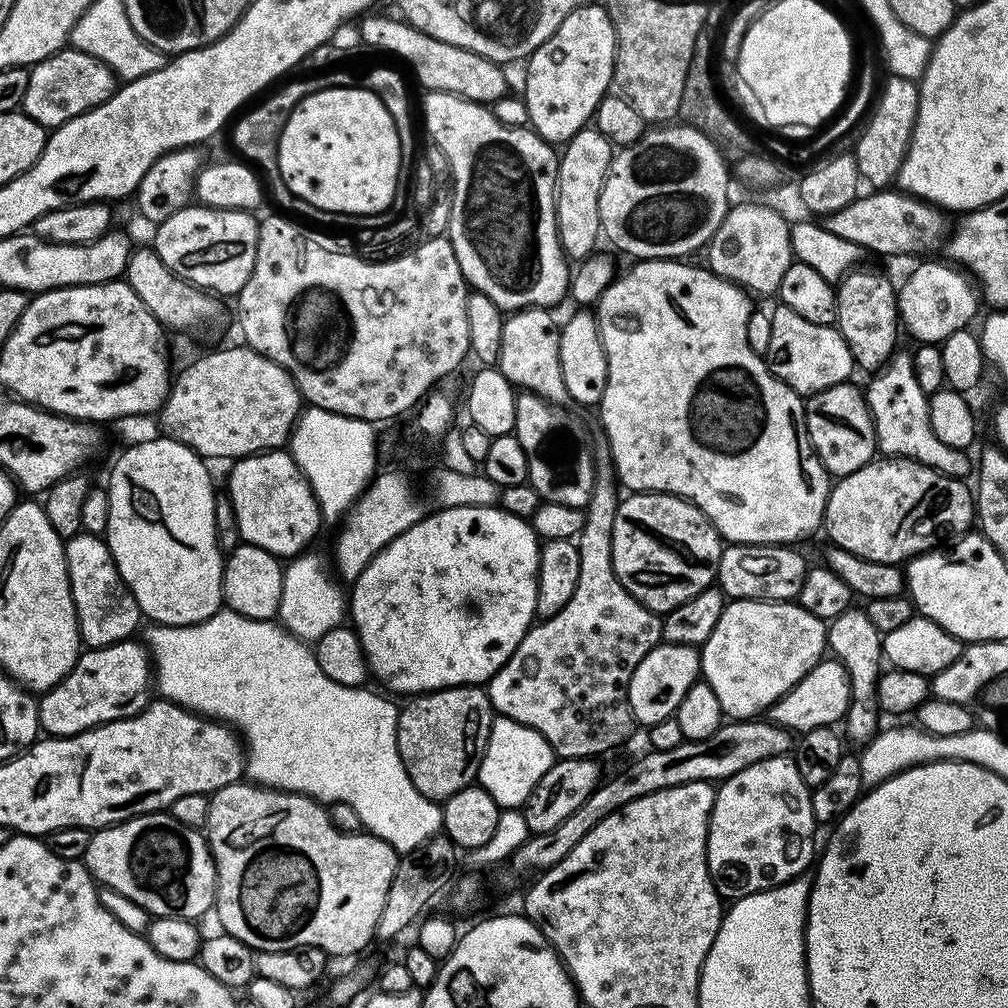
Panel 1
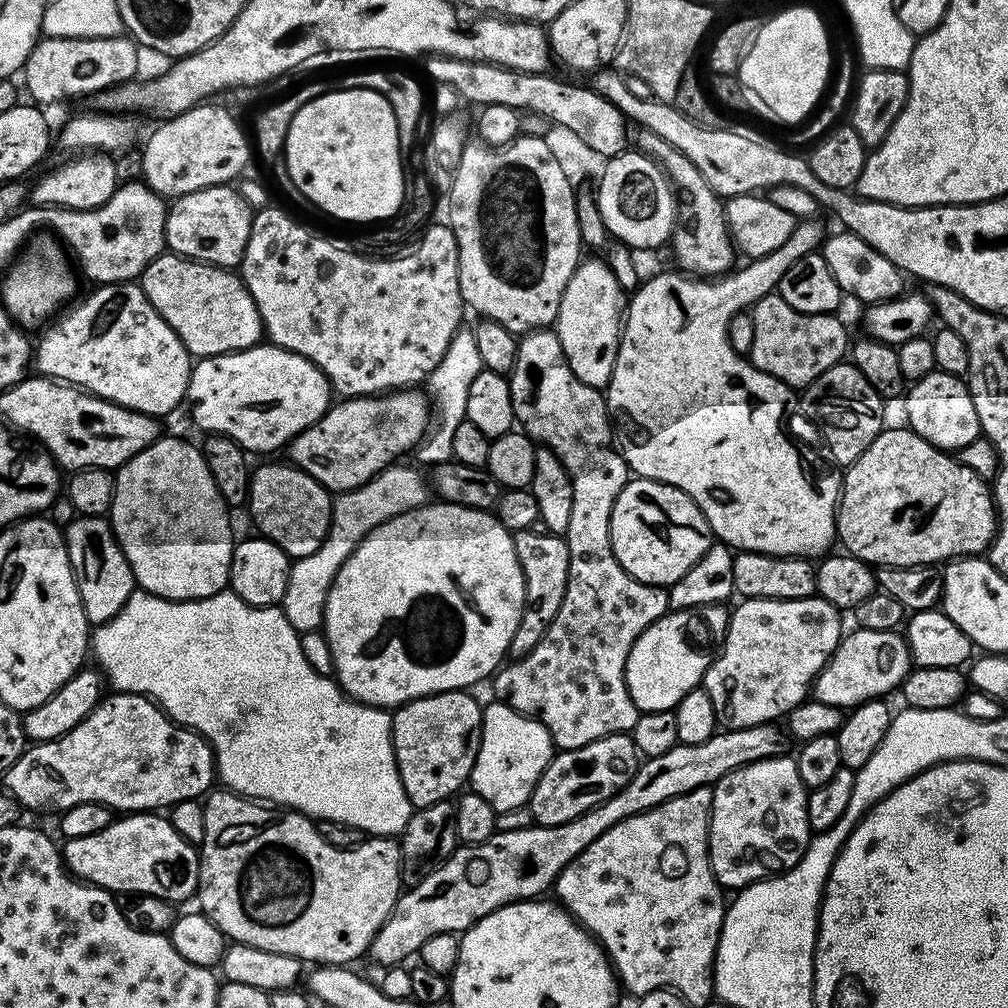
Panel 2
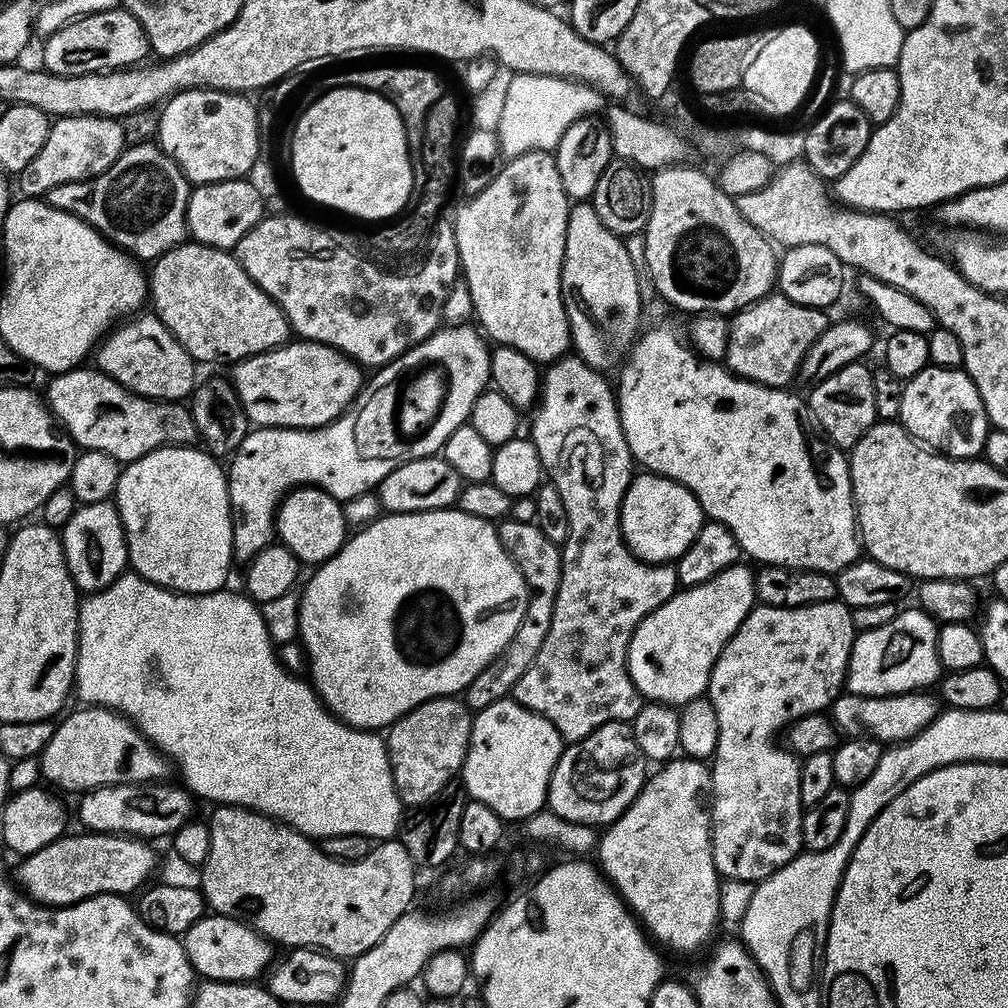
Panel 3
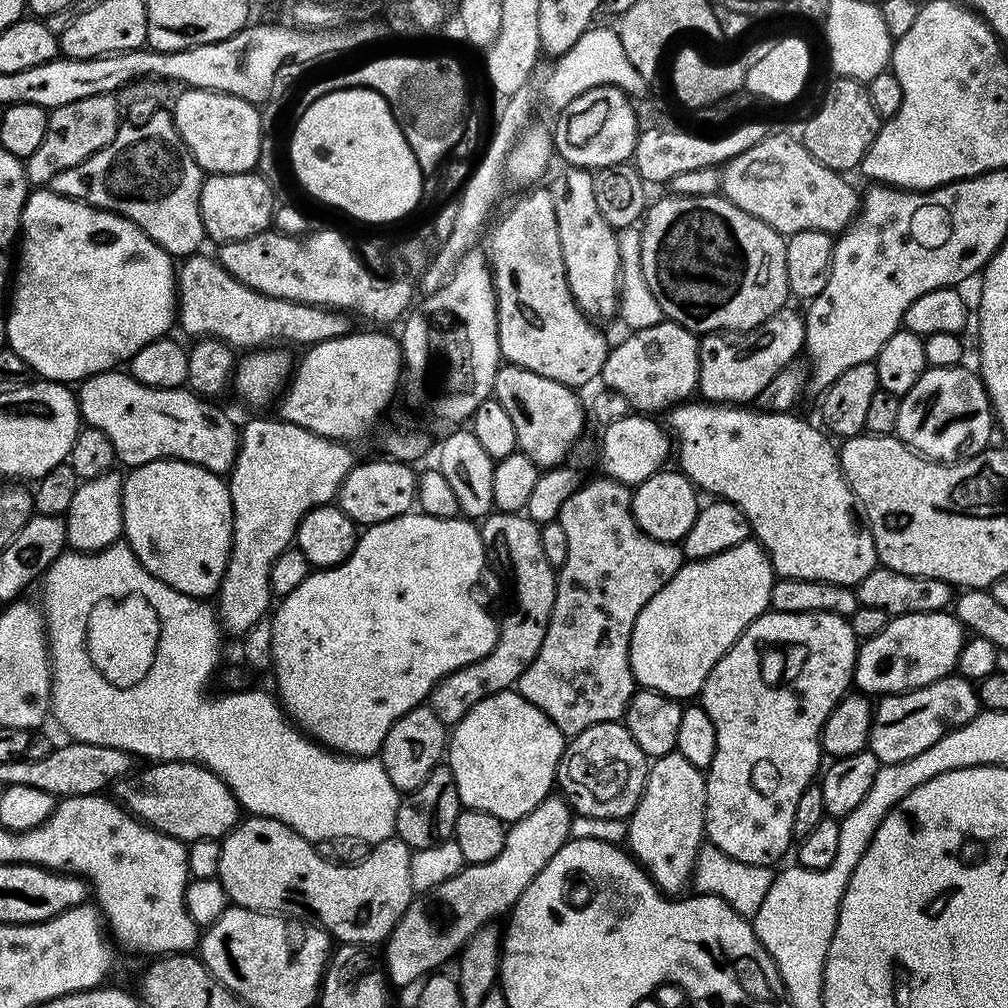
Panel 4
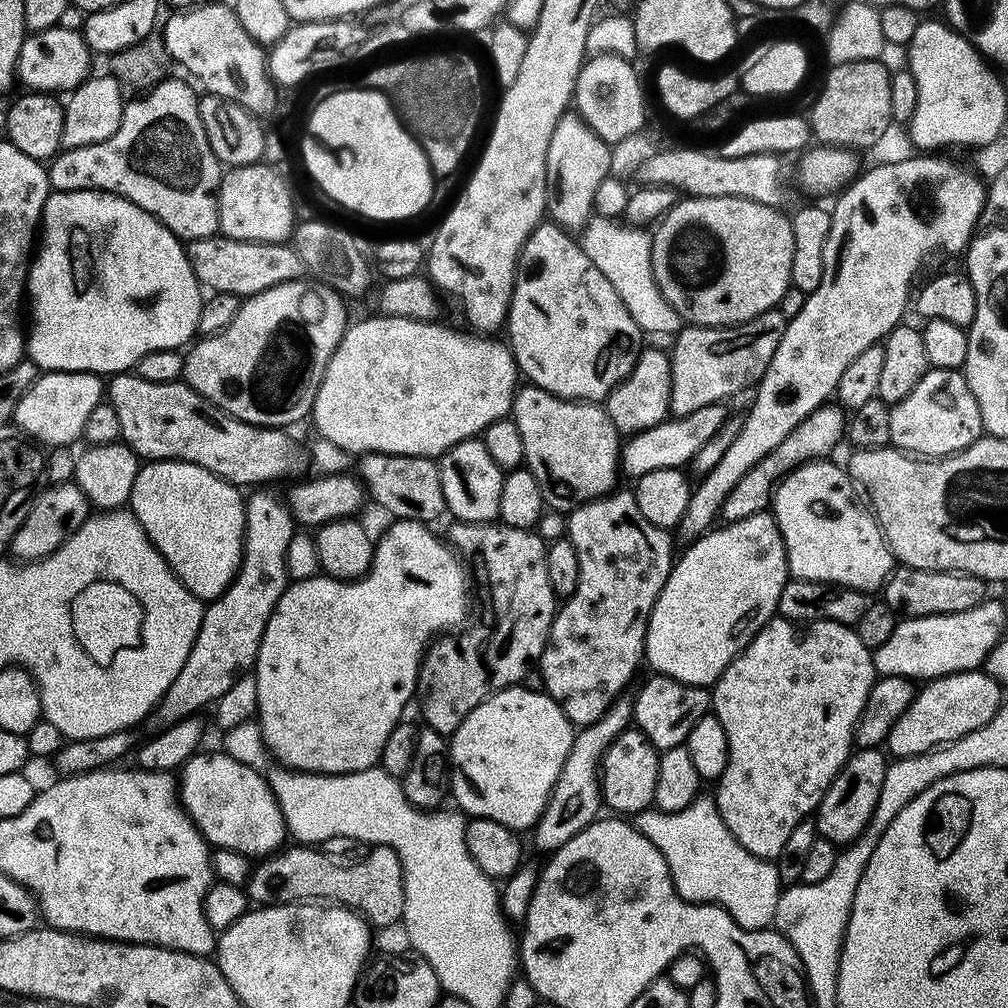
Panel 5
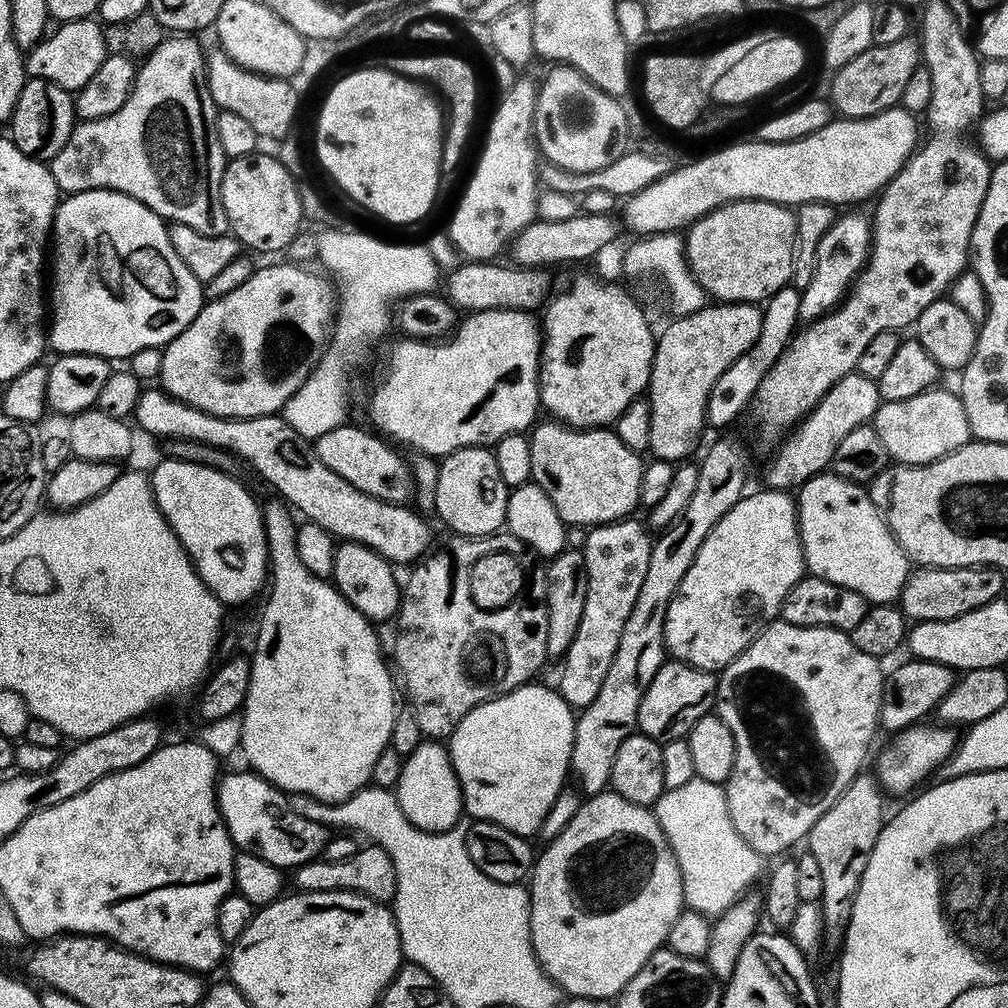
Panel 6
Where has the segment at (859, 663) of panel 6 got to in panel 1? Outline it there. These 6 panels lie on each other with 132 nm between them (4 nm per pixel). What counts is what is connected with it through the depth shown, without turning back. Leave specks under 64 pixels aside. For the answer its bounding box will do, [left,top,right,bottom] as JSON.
[699,600,828,902]

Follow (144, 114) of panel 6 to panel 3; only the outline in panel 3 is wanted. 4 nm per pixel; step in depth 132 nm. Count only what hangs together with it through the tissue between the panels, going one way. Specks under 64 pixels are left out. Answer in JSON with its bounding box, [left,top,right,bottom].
[46,142,190,262]

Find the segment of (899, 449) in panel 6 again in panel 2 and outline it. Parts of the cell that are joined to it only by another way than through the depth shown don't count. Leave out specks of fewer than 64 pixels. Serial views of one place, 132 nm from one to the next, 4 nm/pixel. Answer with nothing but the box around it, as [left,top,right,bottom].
[902,370,982,450]

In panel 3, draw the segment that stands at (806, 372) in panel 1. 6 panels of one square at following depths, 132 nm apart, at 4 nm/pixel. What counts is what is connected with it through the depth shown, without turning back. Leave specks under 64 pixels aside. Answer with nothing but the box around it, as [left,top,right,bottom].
[723,294,830,389]

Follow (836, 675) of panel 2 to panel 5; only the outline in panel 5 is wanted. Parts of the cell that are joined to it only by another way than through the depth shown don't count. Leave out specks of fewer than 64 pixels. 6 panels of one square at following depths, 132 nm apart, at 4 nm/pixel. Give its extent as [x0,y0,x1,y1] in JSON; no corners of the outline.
[874,599,1005,682]

